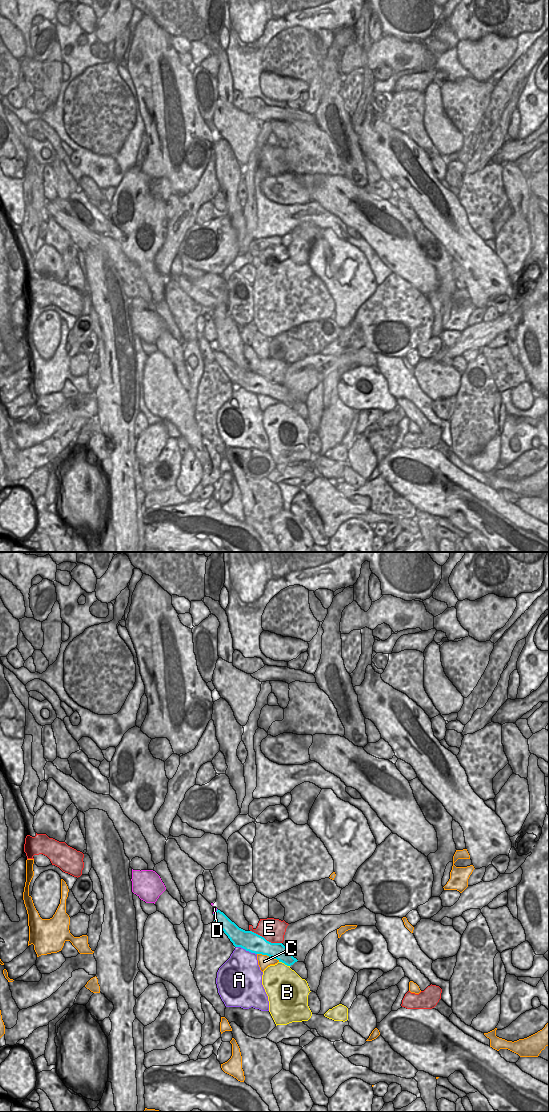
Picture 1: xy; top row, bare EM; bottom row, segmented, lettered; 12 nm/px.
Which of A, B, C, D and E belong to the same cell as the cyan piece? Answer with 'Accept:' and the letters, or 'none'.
Accept: D

